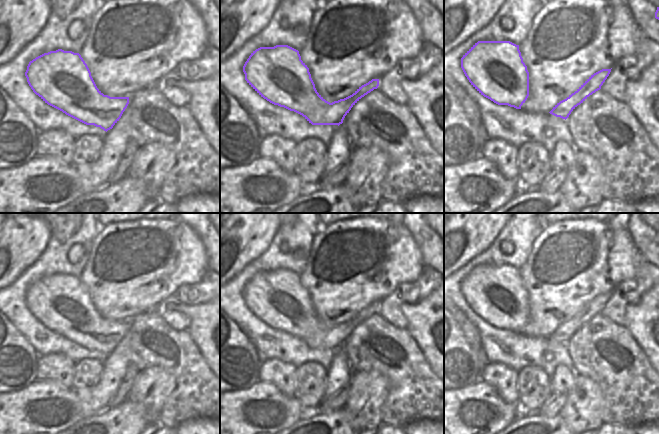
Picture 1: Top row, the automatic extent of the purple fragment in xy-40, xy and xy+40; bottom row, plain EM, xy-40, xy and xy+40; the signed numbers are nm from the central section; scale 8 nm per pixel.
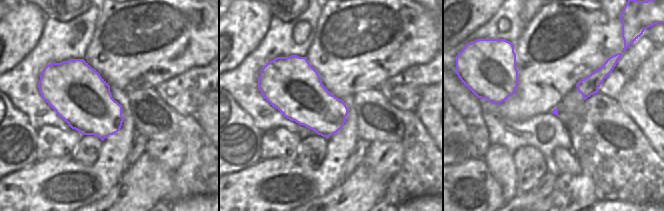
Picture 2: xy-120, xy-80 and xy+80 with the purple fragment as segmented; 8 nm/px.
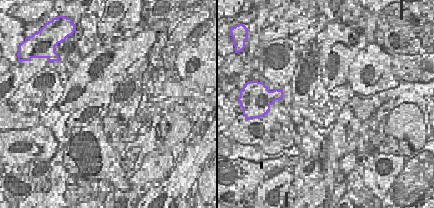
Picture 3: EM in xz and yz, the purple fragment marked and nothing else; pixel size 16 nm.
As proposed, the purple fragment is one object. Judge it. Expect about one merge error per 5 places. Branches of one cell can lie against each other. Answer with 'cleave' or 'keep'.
keep

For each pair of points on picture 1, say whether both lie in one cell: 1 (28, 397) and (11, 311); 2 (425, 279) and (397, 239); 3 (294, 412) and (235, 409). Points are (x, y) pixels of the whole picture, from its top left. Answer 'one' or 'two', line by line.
1: two
2: two
3: one

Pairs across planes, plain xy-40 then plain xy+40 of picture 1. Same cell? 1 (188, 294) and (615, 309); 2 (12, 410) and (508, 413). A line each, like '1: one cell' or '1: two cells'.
1: one cell
2: one cell

